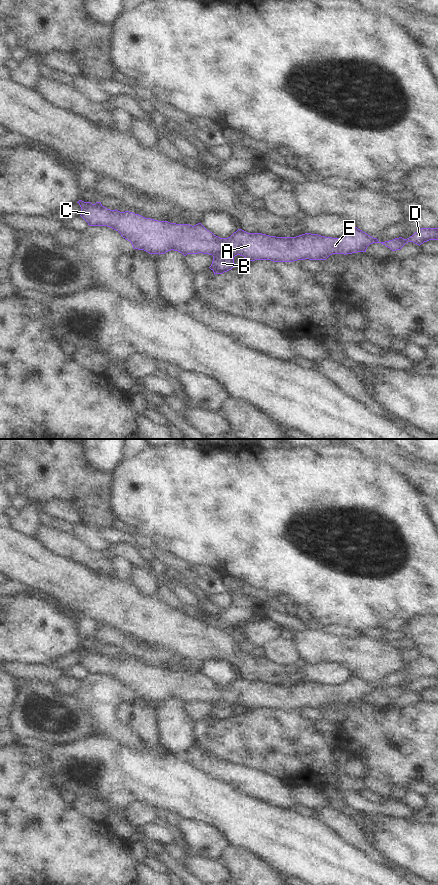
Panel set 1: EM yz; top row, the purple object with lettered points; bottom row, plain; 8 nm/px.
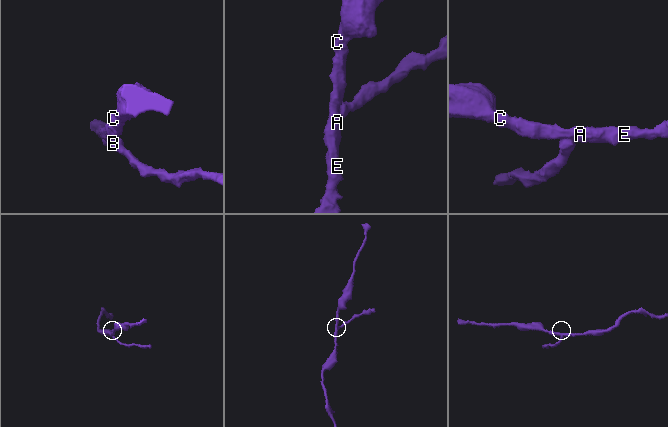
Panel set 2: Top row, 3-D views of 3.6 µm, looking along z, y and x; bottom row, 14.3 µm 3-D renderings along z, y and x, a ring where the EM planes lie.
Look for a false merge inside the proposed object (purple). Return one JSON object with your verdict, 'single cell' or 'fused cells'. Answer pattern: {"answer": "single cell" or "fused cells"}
{"answer": "fused cells"}

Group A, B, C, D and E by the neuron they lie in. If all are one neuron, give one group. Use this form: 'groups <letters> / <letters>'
groups A C D E / B

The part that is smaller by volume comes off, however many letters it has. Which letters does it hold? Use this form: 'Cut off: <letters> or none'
Cut off: B.

